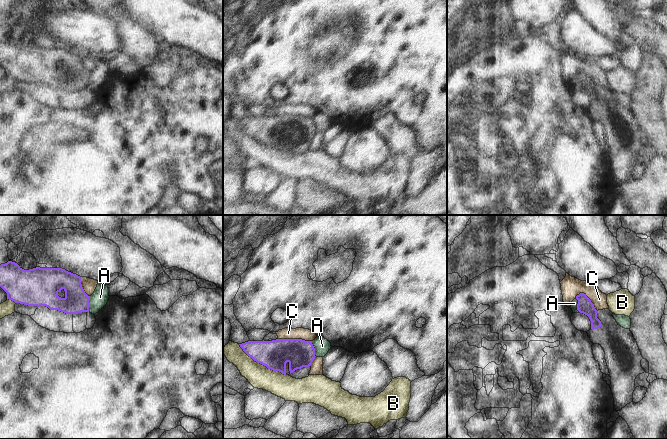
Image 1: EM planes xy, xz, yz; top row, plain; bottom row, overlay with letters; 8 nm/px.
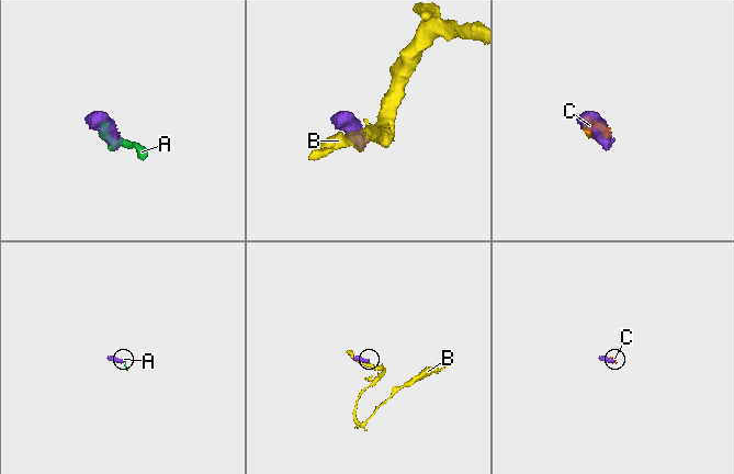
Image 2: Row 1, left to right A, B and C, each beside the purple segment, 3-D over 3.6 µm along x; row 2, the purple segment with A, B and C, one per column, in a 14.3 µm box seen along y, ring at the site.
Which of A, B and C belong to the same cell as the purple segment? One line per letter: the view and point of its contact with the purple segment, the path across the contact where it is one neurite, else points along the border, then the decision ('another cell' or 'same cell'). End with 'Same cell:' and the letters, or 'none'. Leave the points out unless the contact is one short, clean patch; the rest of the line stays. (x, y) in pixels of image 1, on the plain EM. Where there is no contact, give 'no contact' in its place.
A: contact xy (88, 80); border xy (90, 72), (88, 87); another cell
B: contact xz (262, 140); another cell
C: contact xz (295, 115); another cell
Same cell: none

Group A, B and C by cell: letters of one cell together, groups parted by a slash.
A / B / C

